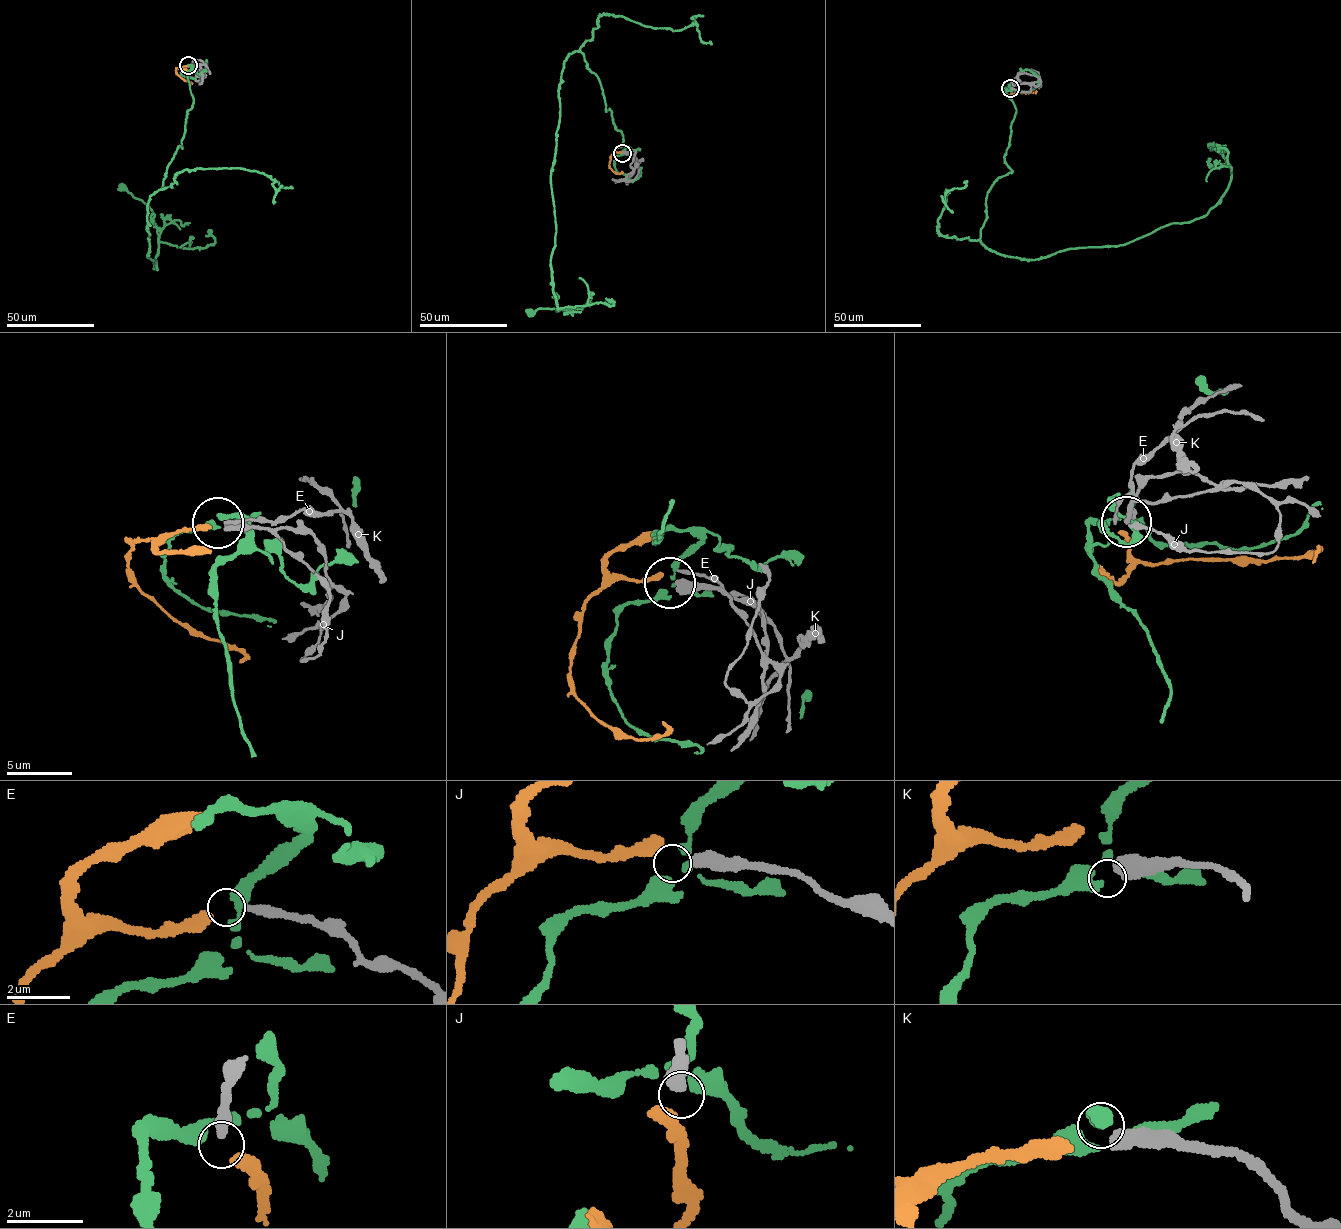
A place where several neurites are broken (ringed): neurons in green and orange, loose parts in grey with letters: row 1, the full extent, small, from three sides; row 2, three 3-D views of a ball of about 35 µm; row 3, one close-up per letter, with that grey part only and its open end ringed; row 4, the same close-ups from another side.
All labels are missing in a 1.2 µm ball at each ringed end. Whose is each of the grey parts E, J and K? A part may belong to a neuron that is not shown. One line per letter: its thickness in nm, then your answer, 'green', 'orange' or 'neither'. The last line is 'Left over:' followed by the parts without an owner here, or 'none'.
E: calibre 260 nm; neither
J: calibre 400 nm; neither
K: calibre 480 nm; neither
Left over: E, J, K

